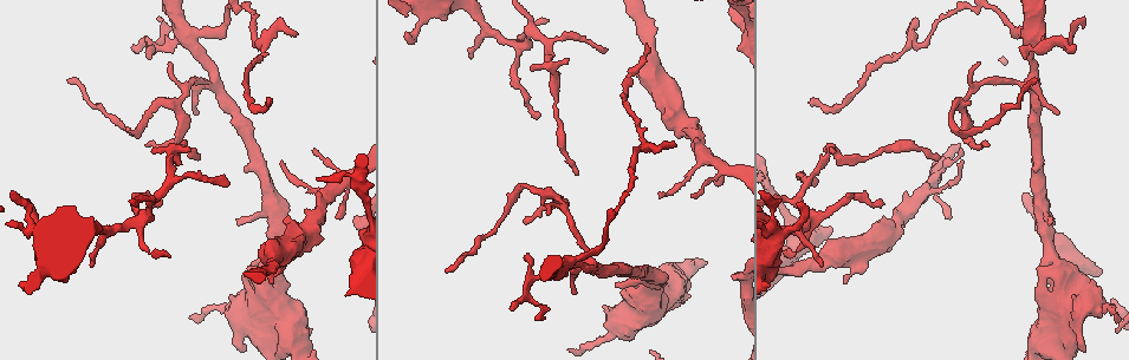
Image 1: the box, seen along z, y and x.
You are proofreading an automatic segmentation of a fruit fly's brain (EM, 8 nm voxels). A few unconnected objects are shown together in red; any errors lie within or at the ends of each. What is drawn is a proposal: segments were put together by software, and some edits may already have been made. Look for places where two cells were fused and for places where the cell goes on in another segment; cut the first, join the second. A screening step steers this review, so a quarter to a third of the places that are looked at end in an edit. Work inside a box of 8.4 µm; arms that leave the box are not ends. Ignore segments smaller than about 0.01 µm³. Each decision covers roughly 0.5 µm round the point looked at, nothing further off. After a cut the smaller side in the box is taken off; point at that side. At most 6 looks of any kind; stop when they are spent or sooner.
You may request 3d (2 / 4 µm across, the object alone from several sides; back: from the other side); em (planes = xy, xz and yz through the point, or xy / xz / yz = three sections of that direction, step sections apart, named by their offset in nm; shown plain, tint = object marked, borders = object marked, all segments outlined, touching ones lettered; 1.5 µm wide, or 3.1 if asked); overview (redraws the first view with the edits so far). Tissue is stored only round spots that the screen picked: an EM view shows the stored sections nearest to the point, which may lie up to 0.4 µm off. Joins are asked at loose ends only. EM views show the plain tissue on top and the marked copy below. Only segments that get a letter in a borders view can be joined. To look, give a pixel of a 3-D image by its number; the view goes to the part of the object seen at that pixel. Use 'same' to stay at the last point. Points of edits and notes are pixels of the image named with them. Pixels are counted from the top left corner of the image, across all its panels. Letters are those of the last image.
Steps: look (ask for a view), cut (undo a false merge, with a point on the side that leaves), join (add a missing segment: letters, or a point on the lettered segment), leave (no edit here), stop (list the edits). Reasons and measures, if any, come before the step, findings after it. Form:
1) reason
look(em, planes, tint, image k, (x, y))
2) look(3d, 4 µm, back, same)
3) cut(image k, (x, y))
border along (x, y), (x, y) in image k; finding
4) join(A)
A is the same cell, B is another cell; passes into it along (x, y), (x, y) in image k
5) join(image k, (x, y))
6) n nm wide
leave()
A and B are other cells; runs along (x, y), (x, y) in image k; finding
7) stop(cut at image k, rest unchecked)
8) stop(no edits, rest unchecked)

thin end
look(em, yz, step 4, borders, image 1, (294, 36))

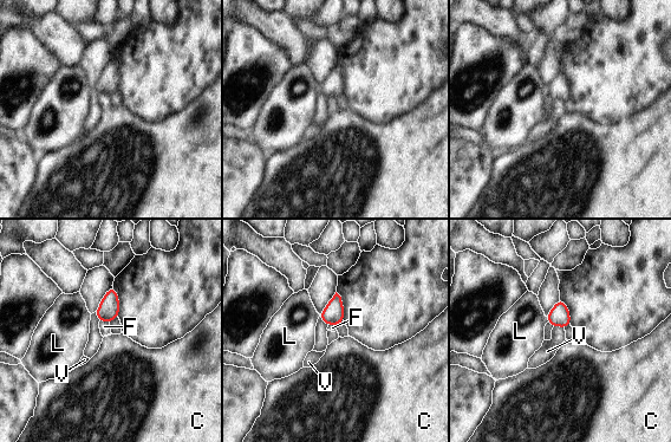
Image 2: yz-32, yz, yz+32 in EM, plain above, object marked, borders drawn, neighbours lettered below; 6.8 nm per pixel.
another direction
look(em, planes, borders, same)

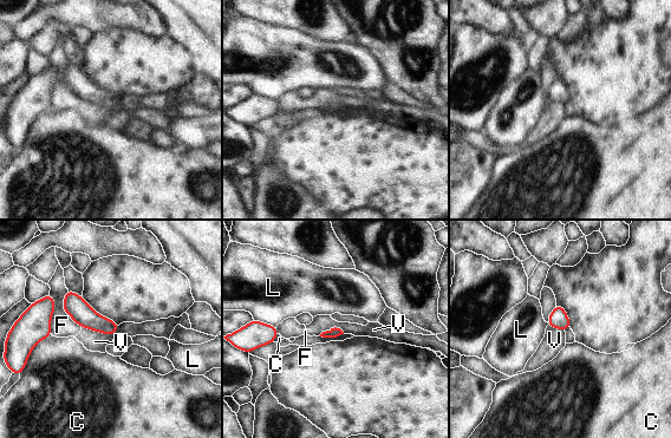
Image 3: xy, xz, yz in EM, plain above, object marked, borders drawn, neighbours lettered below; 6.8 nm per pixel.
leave()
C, F, L and V are other cells; border along (82, 326), (106, 334), (119, 328) in image 3; none of them fits

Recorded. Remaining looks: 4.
free end
look(3d, 2 µm, image 1, (572, 293))

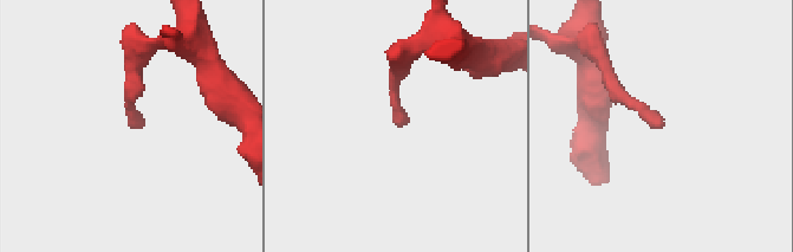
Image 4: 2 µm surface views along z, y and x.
look(em, xz, step 4, borders, image 4, (397, 126))

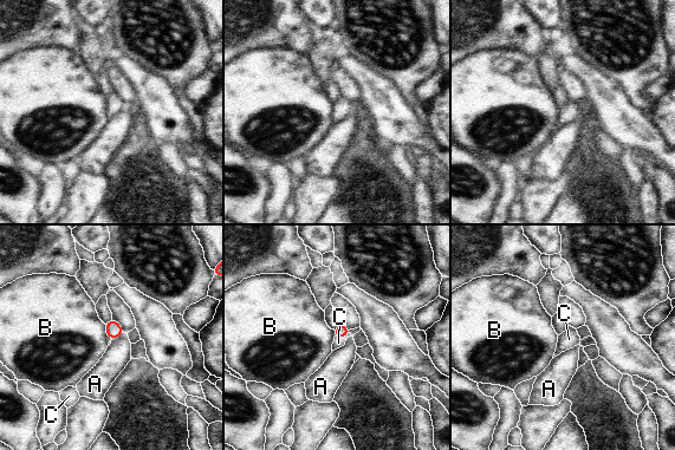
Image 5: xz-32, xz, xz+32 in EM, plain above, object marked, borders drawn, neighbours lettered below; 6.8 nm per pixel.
another direction
look(em, planes, borders, same)

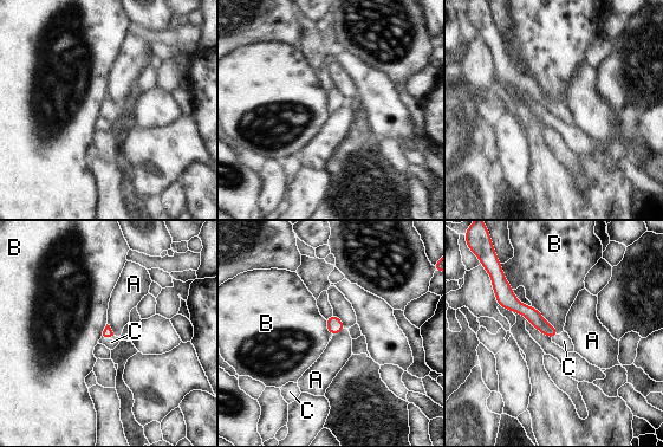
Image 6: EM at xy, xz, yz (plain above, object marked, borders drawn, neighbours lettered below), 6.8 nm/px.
join(C)
C is the same cell, A and B are other cells; passes into it along (108, 332), (108, 336), (111, 342) in image 6; the cell continues

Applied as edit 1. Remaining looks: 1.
end of a long branch
look(em, yz, step 8, borders, image 1, (647, 45))

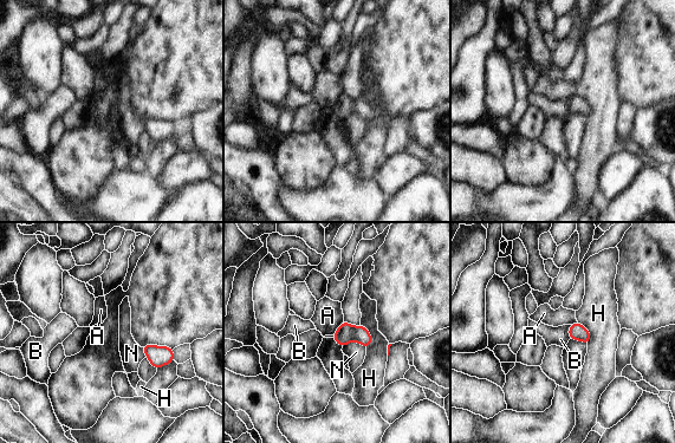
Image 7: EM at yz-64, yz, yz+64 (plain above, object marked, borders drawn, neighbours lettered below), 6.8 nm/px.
H touches over 180 nm
leave()
A, B, H and N are other cells; border along (570, 325), (568, 339) in image 7; none of them fits

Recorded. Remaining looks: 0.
stop(join at image 6, rest unchecked)

